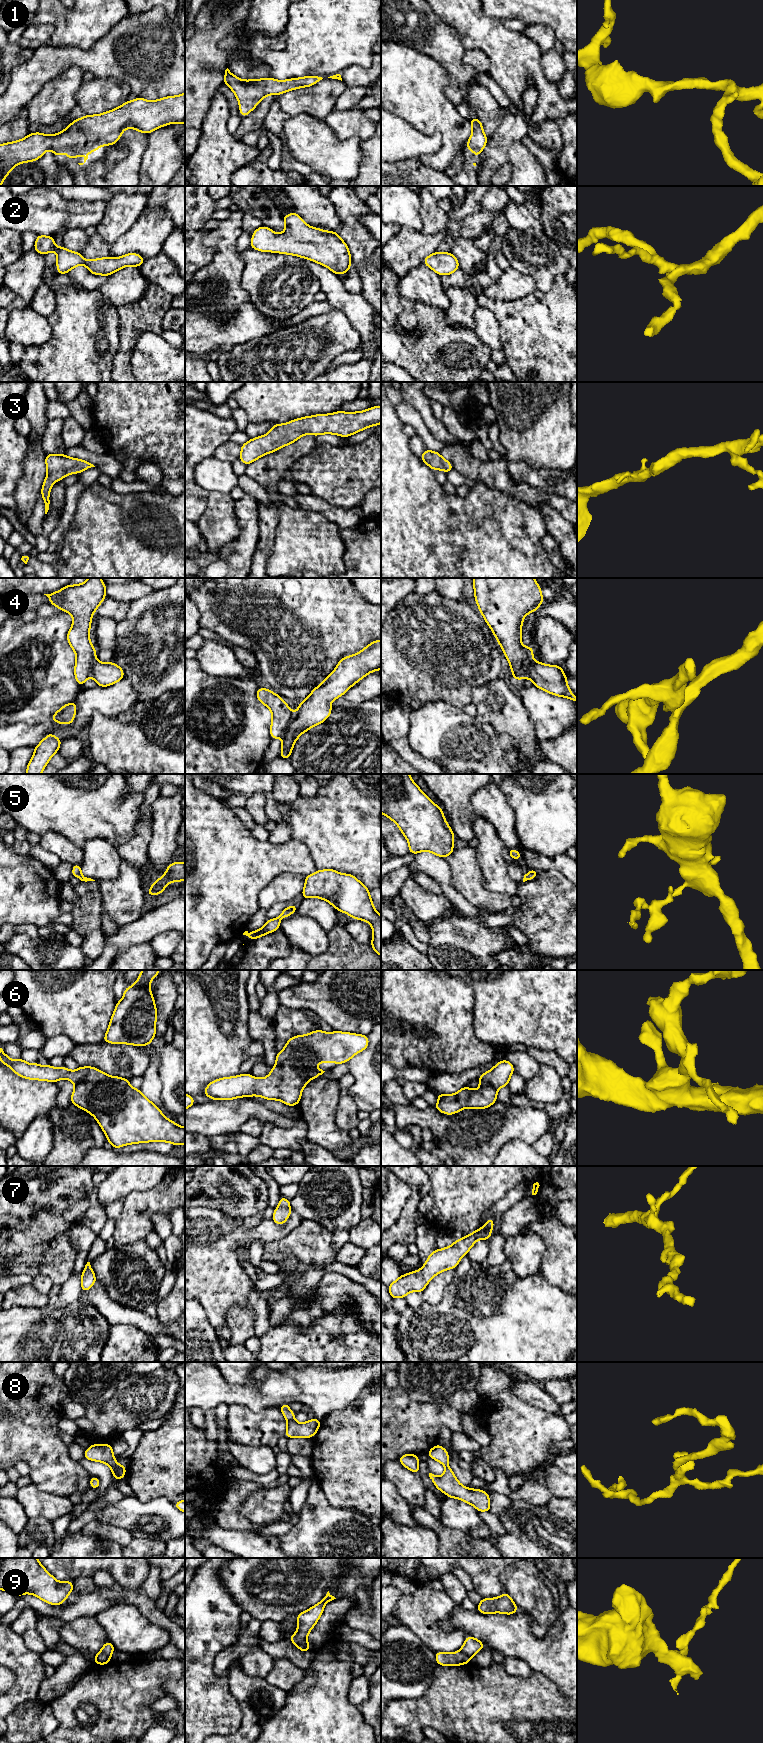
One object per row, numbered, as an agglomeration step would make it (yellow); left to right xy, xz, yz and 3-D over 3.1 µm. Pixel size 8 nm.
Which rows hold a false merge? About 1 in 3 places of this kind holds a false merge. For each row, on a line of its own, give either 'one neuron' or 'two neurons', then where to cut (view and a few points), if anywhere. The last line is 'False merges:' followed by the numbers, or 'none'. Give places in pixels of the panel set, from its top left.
1: one neuron; no cut
2: one neuron; no cut
3: one neuron; no cut
4: two neurons; cut in xz along (294, 715), (282, 737)
5: two neurons; cut in xz along (276, 918), (279, 921)
6: one neuron; no cut
7: one neuron; no cut
8: one neuron; no cut
9: two neurons; cut in yz along (459, 1651), (470, 1658)
False merges: 4, 5, 9

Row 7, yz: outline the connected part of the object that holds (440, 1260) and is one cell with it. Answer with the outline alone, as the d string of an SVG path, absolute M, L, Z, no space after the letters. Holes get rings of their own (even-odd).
M489 1218L482 1228L460 1240L455 1240L449 1247L438 1248L430 1253L420 1270L405 1275L401 1274L396 1281L388 1286L391 1297L393 1299L405 1298L411 1291L421 1293L434 1276L447 1269L455 1269L461 1258L468 1254L478 1239L486 1241L490 1238L494 1222L493 1218Z

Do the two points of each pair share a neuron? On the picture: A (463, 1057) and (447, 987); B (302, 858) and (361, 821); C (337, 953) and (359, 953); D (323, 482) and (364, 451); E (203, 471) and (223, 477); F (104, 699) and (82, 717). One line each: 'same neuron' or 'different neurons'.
A: same neuron
B: different neurons
C: same neuron
D: same neuron
E: same neuron
F: same neuron

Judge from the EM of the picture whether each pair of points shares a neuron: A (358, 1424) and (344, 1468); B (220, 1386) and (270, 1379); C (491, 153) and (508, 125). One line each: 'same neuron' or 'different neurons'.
A: same neuron
B: same neuron
C: same neuron

